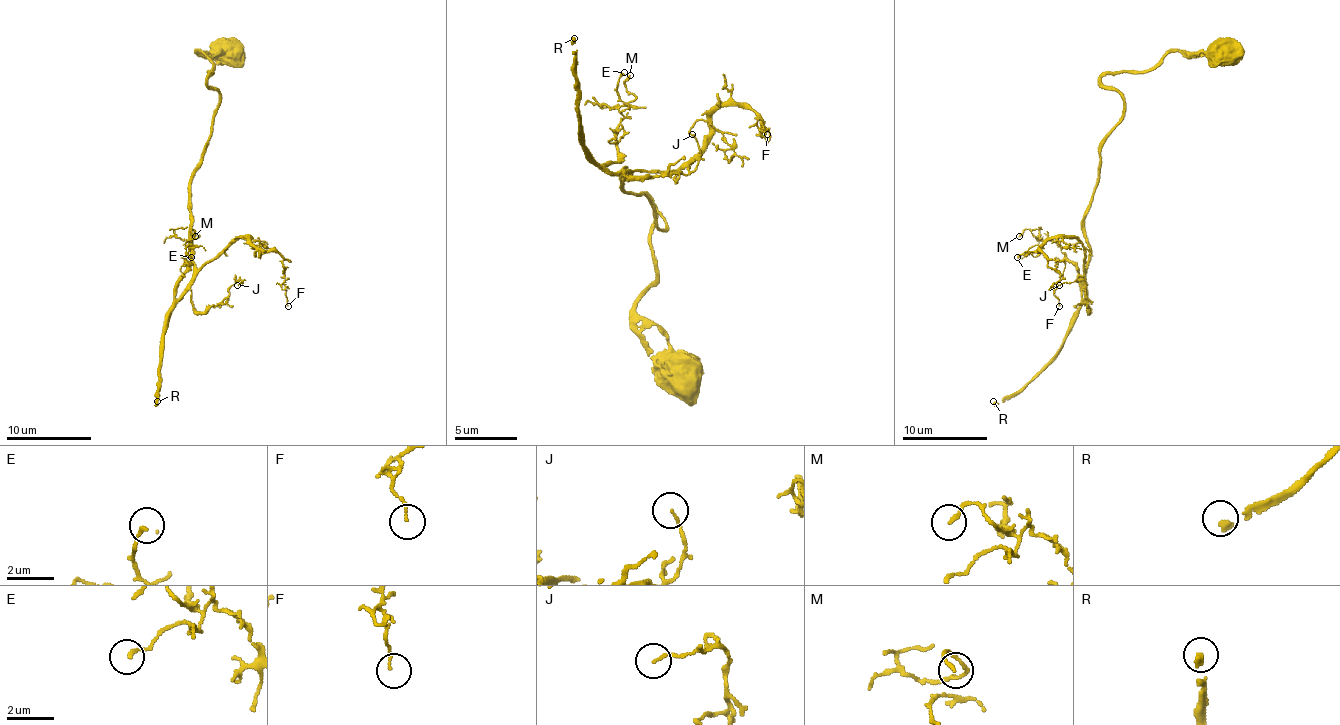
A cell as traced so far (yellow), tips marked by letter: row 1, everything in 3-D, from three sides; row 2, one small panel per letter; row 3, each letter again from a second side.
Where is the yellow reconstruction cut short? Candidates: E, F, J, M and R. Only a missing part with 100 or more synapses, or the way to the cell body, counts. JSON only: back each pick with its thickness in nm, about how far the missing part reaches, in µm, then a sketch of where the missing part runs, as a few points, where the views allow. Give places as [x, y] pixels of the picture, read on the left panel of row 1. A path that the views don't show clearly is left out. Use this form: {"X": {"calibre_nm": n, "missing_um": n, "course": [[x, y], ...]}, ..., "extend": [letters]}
{"R": {"calibre_nm": 220, "missing_um": 160}, "extend": ["R"]}

